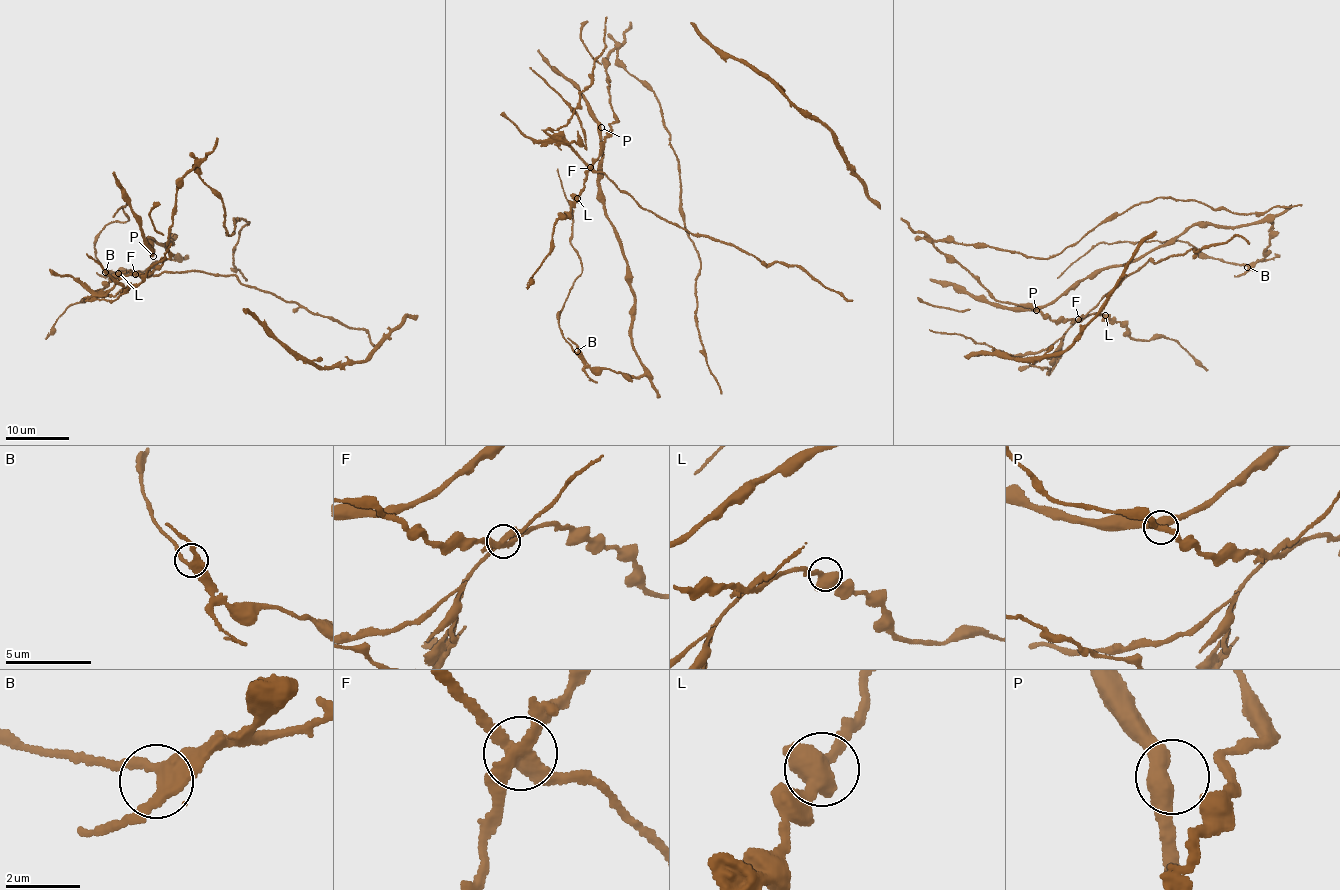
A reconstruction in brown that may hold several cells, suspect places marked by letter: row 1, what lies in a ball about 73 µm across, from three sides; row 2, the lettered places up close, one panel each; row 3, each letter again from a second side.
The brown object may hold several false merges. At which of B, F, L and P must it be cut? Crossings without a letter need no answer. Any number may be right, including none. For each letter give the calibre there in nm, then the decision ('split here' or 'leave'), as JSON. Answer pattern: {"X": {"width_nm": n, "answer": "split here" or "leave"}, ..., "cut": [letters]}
{"B": {"width_nm": 340, "answer": "leave"}, "F": {"width_nm": 360, "answer": "split here"}, "L": {"width_nm": 440, "answer": "leave"}, "P": {"width_nm": 460, "answer": "leave"}, "cut": ["F"]}

